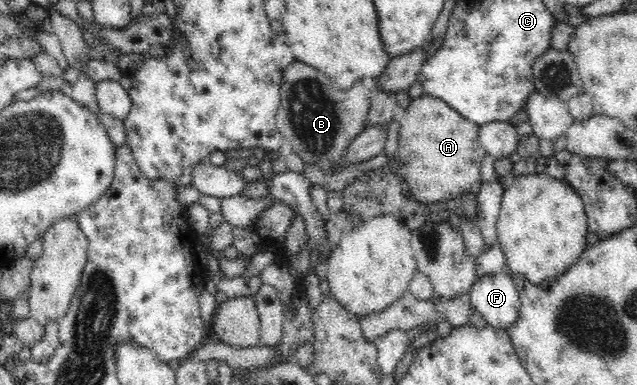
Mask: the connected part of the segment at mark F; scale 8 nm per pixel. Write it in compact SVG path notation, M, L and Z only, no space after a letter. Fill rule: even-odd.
M509 271L480 277L469 288L472 309L485 318L488 326L497 330L511 329L519 317L519 294Z

